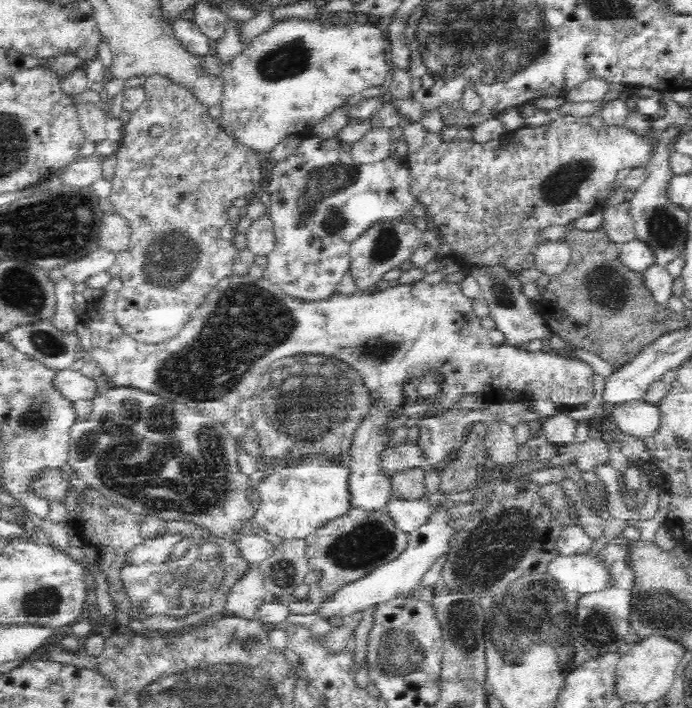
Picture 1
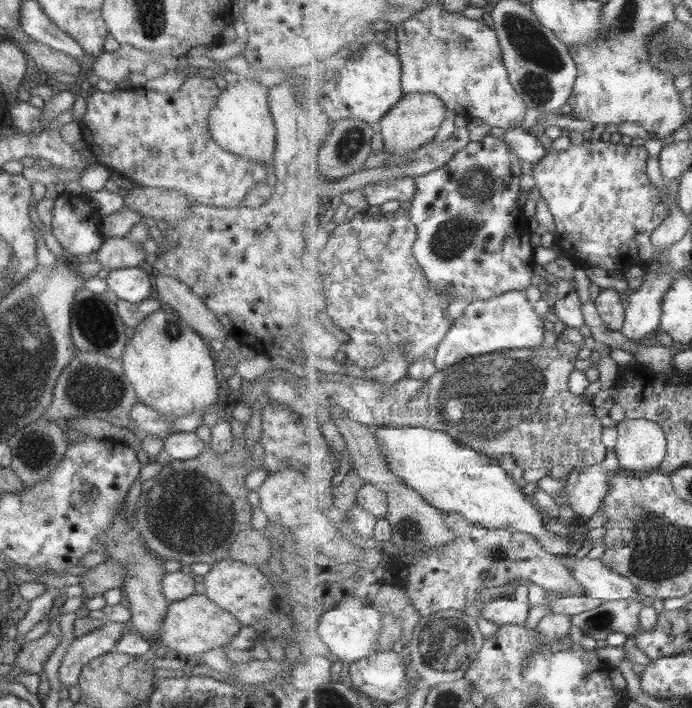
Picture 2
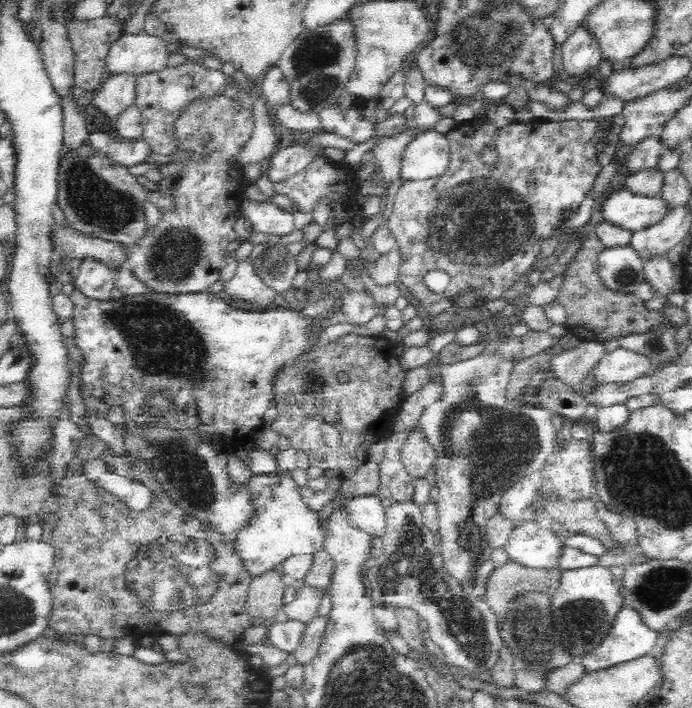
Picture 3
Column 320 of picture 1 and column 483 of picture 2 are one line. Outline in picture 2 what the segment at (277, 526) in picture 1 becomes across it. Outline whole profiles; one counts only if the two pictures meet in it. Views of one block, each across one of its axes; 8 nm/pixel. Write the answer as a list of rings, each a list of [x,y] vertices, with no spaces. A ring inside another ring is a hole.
[[[374,426],[373,431],[379,438],[382,452],[388,459],[392,472],[404,479],[416,492],[424,495],[430,504],[442,510],[445,514],[457,512],[471,523],[472,527],[486,526],[492,530],[504,530],[504,528],[516,528],[535,536],[543,547],[551,553],[564,556],[572,554],[570,537],[556,535],[546,530],[548,520],[541,510],[533,503],[531,497],[524,493],[522,487],[511,476],[510,471],[483,452],[477,451],[468,445],[463,445],[449,432],[439,431],[424,427],[388,427]]]

